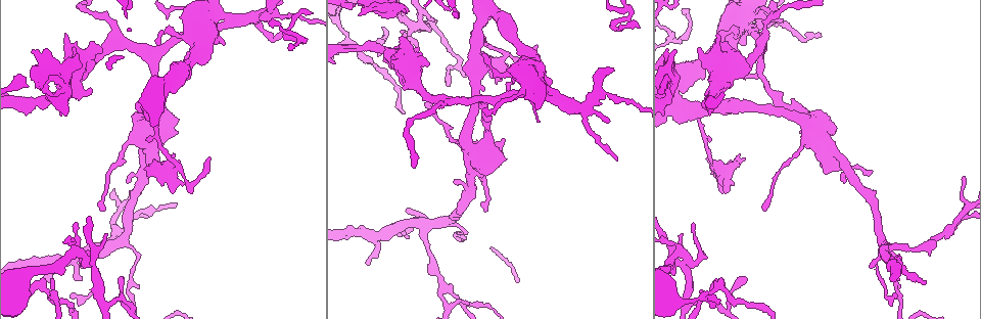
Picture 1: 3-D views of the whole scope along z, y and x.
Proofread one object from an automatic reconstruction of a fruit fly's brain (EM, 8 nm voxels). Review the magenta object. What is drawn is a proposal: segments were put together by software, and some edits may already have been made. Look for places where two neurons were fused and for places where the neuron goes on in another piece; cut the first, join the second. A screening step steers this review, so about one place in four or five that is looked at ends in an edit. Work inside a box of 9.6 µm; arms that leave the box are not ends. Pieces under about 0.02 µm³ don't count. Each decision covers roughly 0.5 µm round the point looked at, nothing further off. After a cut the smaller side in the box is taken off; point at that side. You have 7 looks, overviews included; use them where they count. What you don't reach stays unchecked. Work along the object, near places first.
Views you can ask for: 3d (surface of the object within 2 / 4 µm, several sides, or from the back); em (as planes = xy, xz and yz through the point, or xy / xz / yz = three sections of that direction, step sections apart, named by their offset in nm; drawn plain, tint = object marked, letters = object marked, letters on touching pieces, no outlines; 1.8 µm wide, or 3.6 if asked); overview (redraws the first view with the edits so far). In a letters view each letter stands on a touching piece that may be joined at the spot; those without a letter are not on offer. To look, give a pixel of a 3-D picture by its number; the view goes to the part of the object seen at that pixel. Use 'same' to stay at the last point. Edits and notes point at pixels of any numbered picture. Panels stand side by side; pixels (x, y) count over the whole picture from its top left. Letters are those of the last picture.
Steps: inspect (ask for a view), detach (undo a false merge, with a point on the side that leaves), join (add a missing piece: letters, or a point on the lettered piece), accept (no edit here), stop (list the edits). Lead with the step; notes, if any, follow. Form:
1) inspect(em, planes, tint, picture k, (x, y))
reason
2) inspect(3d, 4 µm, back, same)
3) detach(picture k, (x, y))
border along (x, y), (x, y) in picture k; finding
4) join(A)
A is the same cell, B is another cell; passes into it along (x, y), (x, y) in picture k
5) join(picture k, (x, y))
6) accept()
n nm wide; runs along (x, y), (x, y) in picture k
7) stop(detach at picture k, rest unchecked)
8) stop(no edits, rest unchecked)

inspect(3d, 2 µm, picture 1, (706, 159))
tapers out

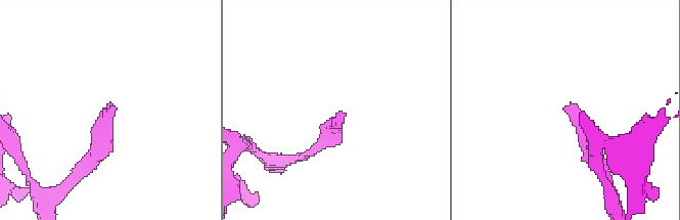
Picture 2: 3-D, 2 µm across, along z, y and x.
inspect(em, planes, letters, picture 2, (341, 115))
need the tissue

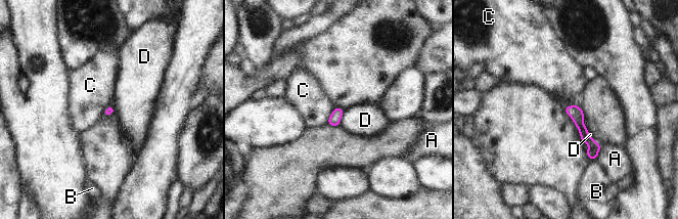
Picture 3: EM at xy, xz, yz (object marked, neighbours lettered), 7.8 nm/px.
accept()
A, B, C and D are other cells; runs along (569, 108), (593, 145), (593, 157) in picture 3; no lettered piece goes on from it

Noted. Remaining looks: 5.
inspect(em, planes, tint, picture 1, (292, 32))

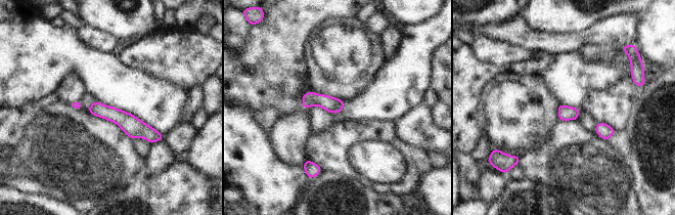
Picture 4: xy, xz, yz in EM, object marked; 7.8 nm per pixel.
inspect(em, planes, letters, same)
see the neighbours

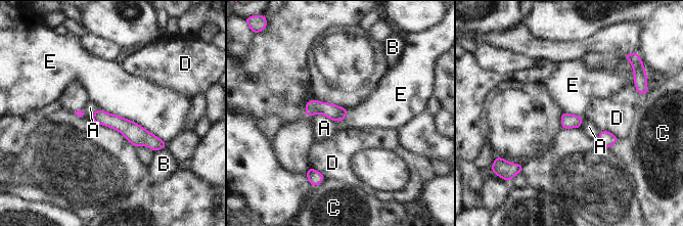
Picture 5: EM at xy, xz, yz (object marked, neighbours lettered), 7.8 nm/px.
accept()
E touches over 600 nm; A, B, C, D and E are other cells; runs along (94, 118), (163, 144) in picture 5; all the same neuron

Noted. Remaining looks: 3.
inspect(em, yz, step 16, tint, picture 1, (674, 82))
sharp bend

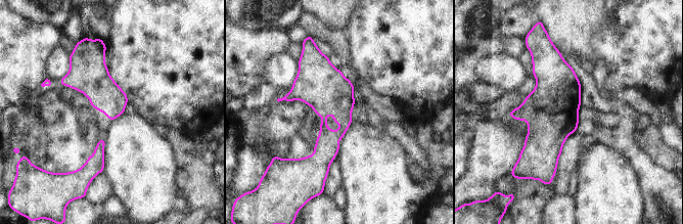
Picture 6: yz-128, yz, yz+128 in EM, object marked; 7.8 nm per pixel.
inspect(em, xz, step 4, letters, same)
cut it another way

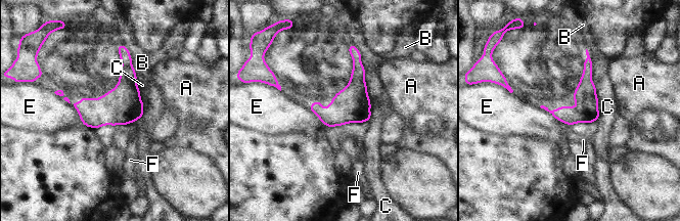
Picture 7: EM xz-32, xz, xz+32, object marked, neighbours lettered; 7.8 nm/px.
accept()
A, B, C, E and F are other cells; all the same neuron

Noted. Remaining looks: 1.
stop(no edits, rest unchecked)

